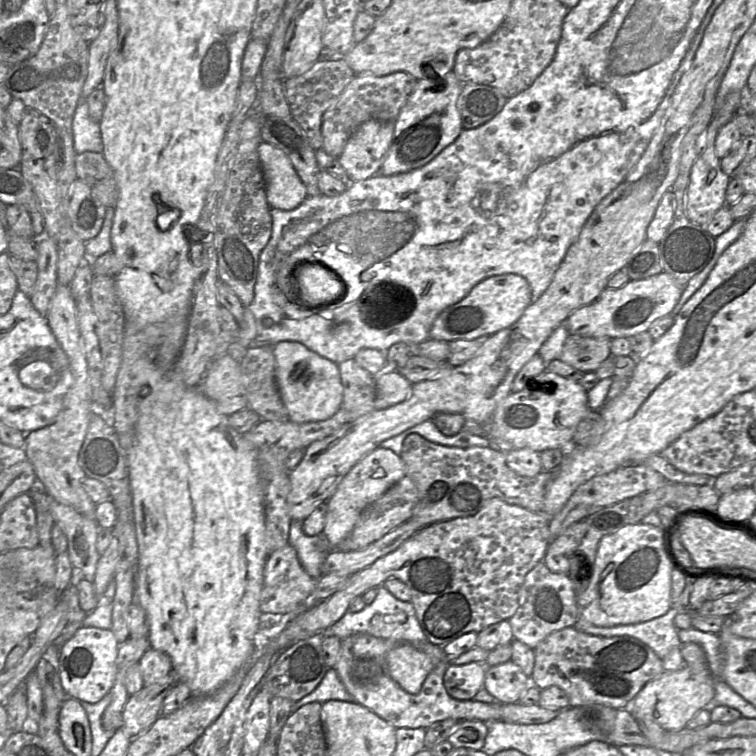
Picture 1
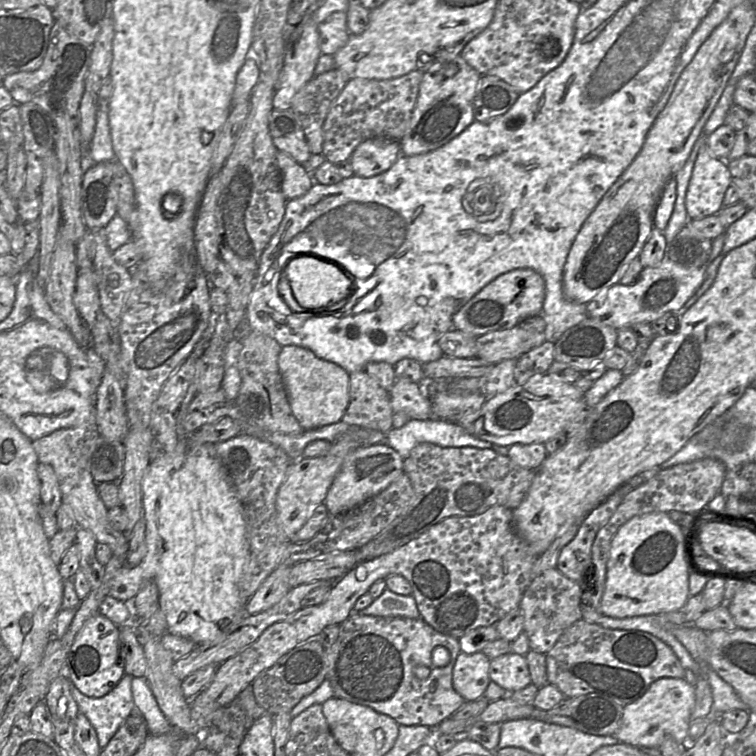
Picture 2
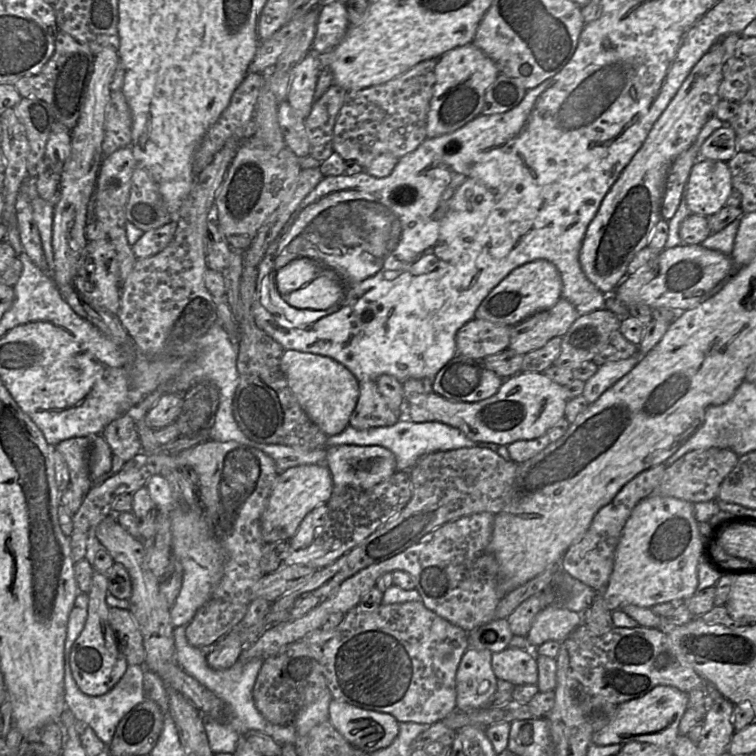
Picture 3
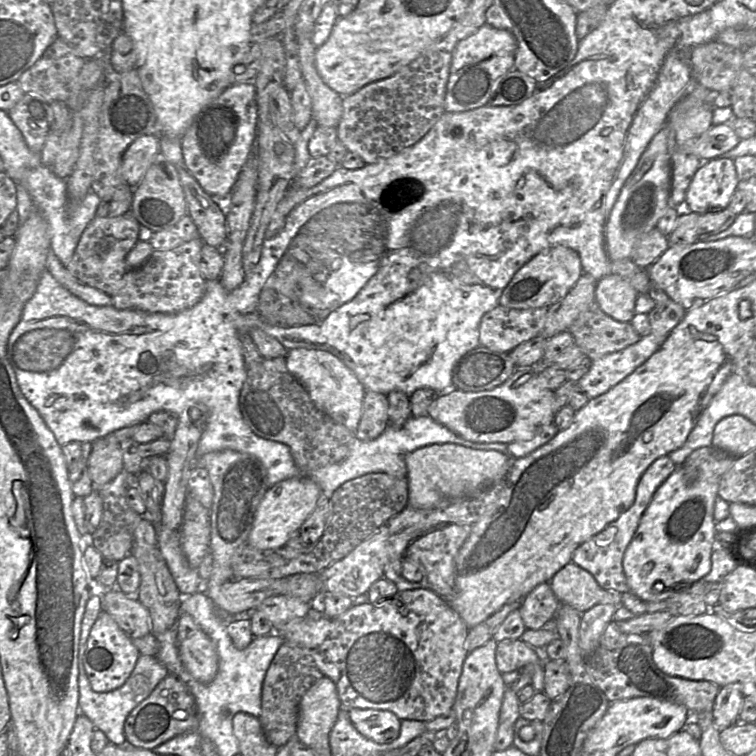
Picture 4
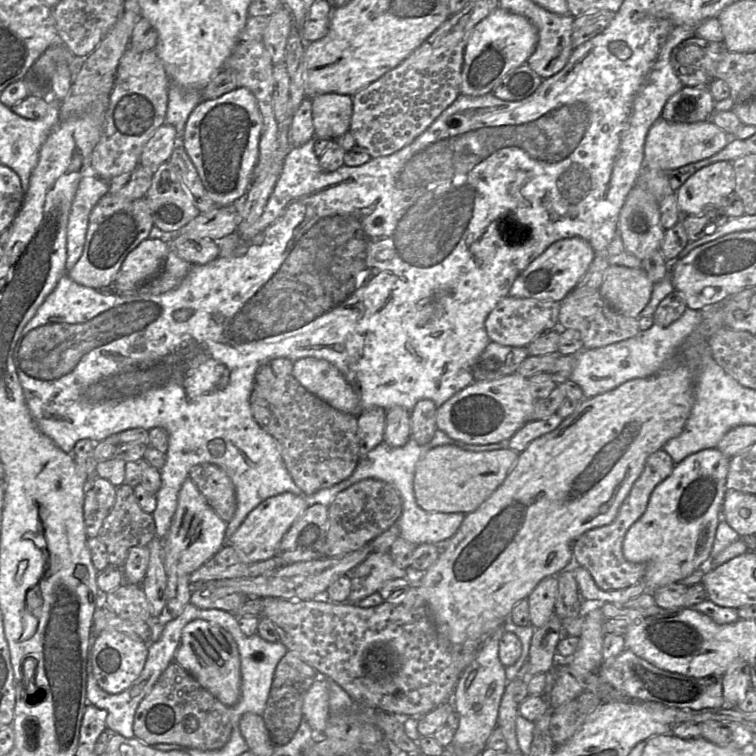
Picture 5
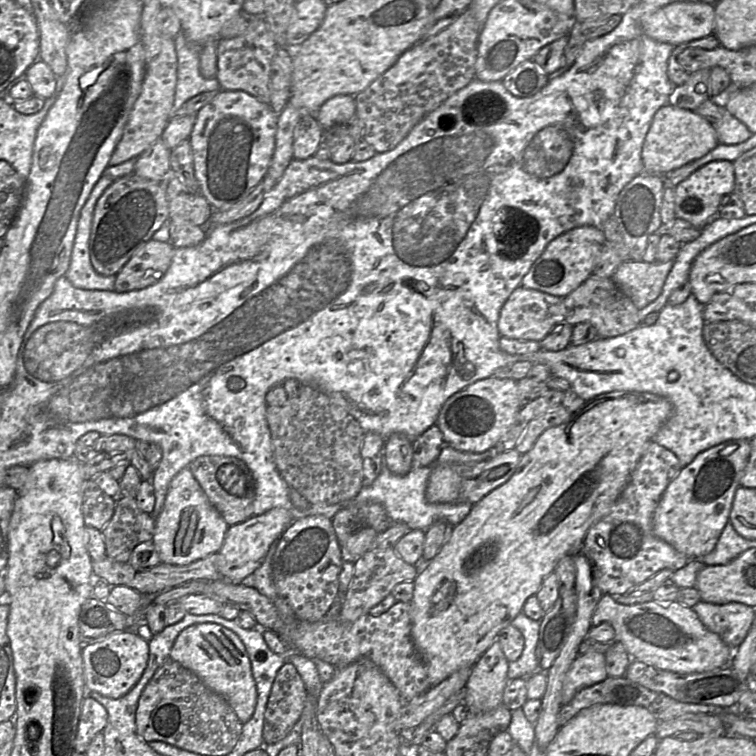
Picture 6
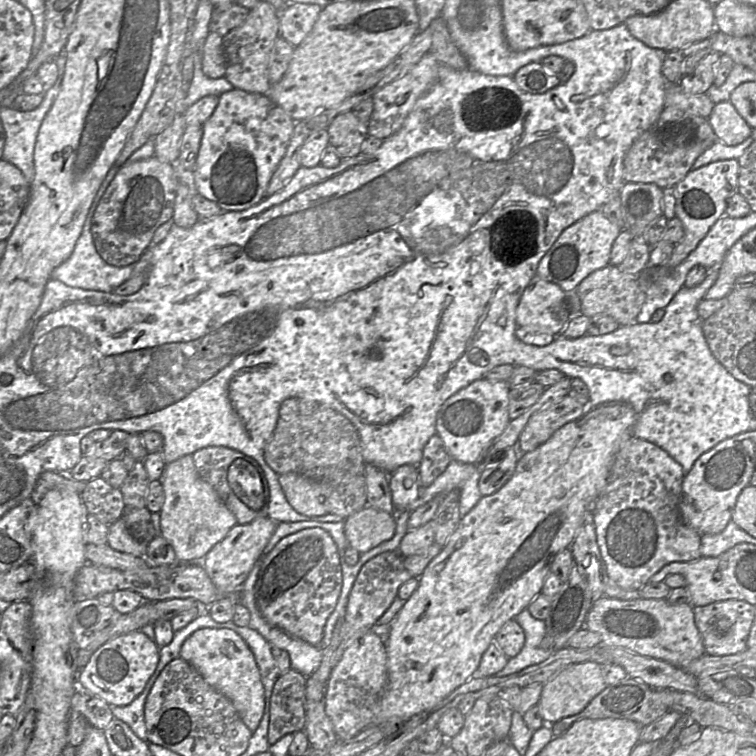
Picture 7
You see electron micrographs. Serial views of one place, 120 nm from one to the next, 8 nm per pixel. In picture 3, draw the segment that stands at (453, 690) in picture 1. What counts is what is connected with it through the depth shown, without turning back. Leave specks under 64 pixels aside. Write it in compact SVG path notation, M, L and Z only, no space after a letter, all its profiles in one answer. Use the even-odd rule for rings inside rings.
M468 648L456 673L456 709L462 711L484 709L498 691L492 669L492 652Z

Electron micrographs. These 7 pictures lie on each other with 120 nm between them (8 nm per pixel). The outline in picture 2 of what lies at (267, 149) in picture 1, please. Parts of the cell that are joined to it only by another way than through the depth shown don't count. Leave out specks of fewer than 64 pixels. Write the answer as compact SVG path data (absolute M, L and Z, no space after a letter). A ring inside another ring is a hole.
M279 150L276 161L281 173L281 190L287 200L301 197L310 190L314 180L302 165Z

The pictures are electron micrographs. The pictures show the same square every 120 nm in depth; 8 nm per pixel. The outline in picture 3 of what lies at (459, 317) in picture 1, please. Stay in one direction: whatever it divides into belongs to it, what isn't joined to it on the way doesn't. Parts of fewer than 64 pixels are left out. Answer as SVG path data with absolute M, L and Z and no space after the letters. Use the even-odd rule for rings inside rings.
M545 259L523 264L512 270L485 297L474 318L514 326L530 316L554 306L562 295L562 280L556 266Z

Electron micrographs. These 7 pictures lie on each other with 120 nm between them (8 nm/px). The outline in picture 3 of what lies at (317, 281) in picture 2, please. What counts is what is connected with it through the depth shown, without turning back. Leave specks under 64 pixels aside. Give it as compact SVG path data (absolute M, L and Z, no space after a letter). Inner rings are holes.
M297 258L282 267L276 275L276 288L281 295L298 290L319 276L332 276L311 258Z

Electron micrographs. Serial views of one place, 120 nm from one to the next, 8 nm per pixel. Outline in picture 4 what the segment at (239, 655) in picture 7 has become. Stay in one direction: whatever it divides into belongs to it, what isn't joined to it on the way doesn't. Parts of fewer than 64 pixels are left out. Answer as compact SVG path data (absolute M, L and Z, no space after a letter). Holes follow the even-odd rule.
M180 614L176 630L178 653L184 668L200 683L210 683L219 666L215 644L188 614Z

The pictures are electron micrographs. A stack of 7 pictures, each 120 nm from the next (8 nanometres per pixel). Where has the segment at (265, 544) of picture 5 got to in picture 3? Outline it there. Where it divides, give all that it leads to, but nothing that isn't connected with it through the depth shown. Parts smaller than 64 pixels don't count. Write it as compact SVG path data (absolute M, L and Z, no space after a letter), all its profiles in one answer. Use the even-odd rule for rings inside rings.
M300 465L280 474L261 517L261 533L265 543L281 543L294 536L302 520L314 508L326 504L333 492L331 473L326 465Z

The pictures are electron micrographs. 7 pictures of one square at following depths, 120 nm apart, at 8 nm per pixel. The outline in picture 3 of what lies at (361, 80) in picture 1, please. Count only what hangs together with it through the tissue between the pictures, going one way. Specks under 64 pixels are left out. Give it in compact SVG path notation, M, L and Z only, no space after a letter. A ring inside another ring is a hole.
M438 59L425 60L384 84L347 91L333 128L333 151L338 153L344 160L356 161L364 169L380 154L388 153L400 159L416 149L427 138L427 114L435 83L437 62Z

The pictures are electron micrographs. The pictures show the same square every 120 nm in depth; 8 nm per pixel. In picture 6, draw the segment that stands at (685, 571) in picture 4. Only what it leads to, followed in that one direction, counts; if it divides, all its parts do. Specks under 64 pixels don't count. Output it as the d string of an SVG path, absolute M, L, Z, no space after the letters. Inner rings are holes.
M730 440L700 452L687 466L682 467L678 475L667 486L653 514L654 534L689 559L709 554L729 520L734 494L739 487L750 451L750 440Z

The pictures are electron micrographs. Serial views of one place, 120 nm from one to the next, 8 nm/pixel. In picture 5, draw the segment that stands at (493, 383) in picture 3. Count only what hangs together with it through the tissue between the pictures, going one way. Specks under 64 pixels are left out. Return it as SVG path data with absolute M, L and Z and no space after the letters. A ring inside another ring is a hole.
M490 341L473 367L474 381L490 381L514 374L528 357L526 347L511 347Z

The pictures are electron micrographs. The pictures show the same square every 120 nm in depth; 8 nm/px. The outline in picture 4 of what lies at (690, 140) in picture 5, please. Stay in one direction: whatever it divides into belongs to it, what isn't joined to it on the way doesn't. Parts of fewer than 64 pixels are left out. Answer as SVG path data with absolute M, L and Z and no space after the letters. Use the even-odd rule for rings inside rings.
M729 124L712 125L696 141L692 153L699 159L714 159L733 149L739 137Z

